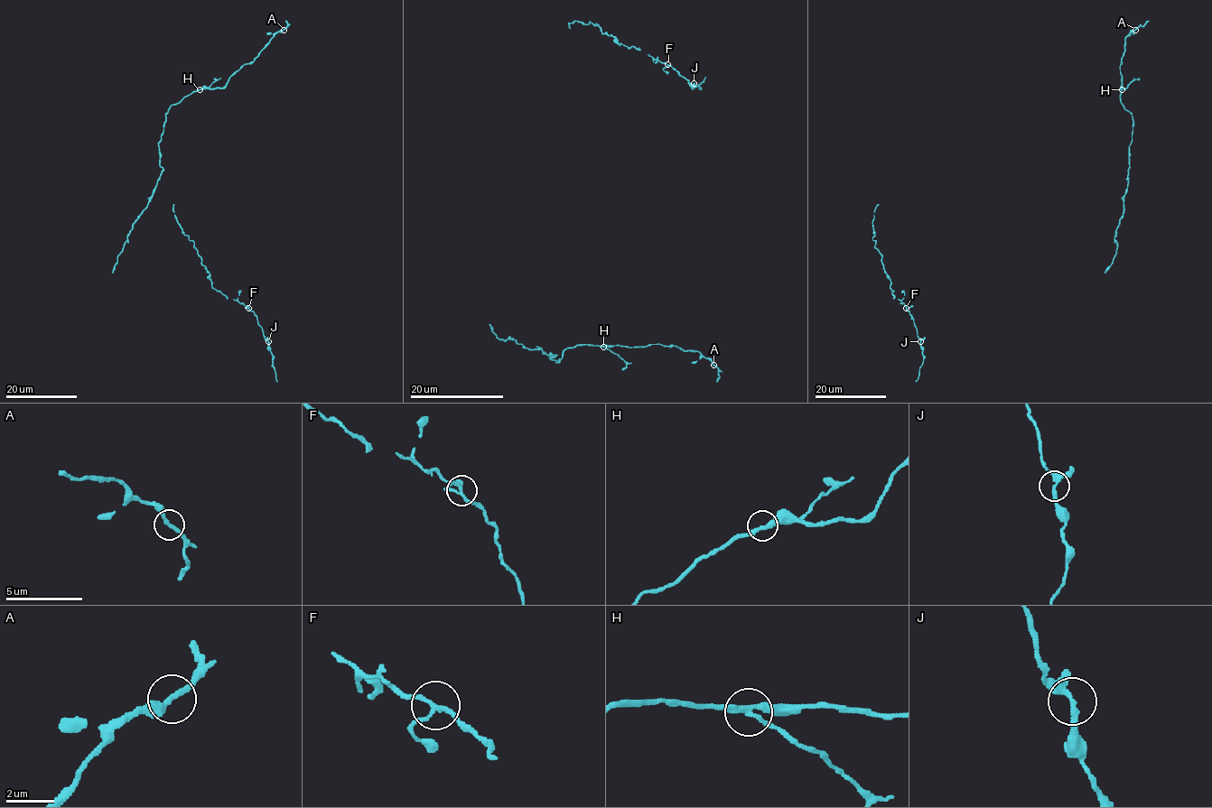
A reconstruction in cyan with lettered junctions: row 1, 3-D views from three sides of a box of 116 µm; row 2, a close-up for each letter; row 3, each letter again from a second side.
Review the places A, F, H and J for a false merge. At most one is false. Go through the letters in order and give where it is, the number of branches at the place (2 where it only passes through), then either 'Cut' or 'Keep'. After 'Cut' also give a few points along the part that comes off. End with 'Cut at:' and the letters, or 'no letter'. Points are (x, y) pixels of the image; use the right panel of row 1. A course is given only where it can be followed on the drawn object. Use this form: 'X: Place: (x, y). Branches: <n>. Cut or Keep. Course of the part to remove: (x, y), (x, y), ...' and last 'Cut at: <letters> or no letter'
A: Place: (1135, 30). Branches: 2. Keep
F: Place: (906, 308). Branches: 3. Keep
H: Place: (1122, 89). Branches: 3. Cut. Course of the part to remove: (1122, 89), (1139, 78)
J: Place: (920, 341). Branches: 3. Keep
Cut at: H

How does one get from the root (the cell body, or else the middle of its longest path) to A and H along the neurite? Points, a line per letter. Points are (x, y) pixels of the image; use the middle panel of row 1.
A: (497, 337), (554, 354), (550, 357), (555, 361), (567, 348), (578, 345), (661, 344), (698, 351), (713, 365)
H: (497, 337), (503, 340), (508, 337), (526, 348), (554, 354), (550, 357), (555, 361), (567, 348), (603, 346)

